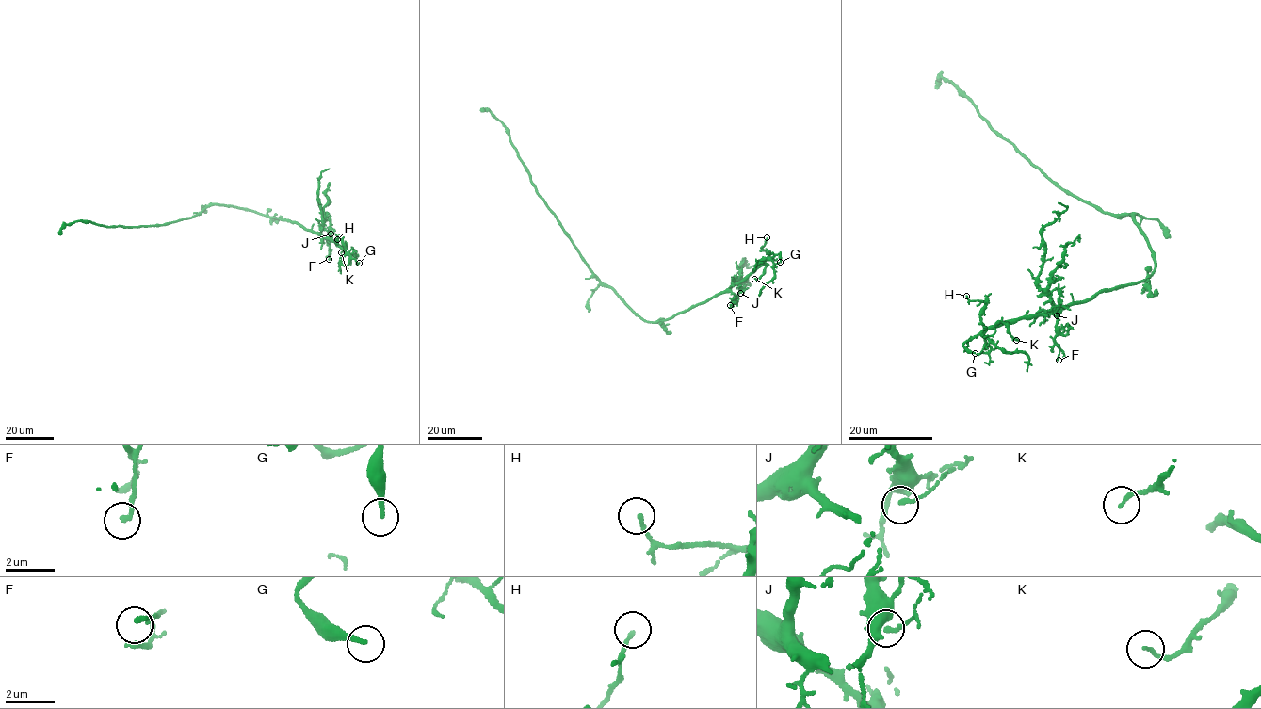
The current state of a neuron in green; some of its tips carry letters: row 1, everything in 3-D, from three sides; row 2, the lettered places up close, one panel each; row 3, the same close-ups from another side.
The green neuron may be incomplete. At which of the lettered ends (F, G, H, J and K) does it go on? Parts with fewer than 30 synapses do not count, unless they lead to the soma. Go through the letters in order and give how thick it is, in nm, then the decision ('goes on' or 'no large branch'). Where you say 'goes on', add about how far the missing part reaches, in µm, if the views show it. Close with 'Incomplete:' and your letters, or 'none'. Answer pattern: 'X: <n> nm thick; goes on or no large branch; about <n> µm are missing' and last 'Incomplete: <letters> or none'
F: 170 nm thick; no large branch
G: 190 nm thick; goes on; about 20 µm are missing
H: 150 nm thick; no large branch
J: 160 nm thick; no large branch
K: 140 nm thick; no large branch
Incomplete: G

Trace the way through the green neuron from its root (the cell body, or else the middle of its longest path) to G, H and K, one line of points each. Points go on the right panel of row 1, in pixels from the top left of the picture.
G: (1140, 229), (1155, 264), (1149, 278), (1100, 292), (1065, 309), (990, 326), (962, 345), (975, 353)
H: (1140, 229), (1155, 265), (1144, 281), (1065, 309), (987, 327), (980, 318), (987, 300), (966, 296)
K: (1140, 229), (1155, 264), (1149, 278), (1043, 314), (997, 323), (1004, 323), (1016, 340)

